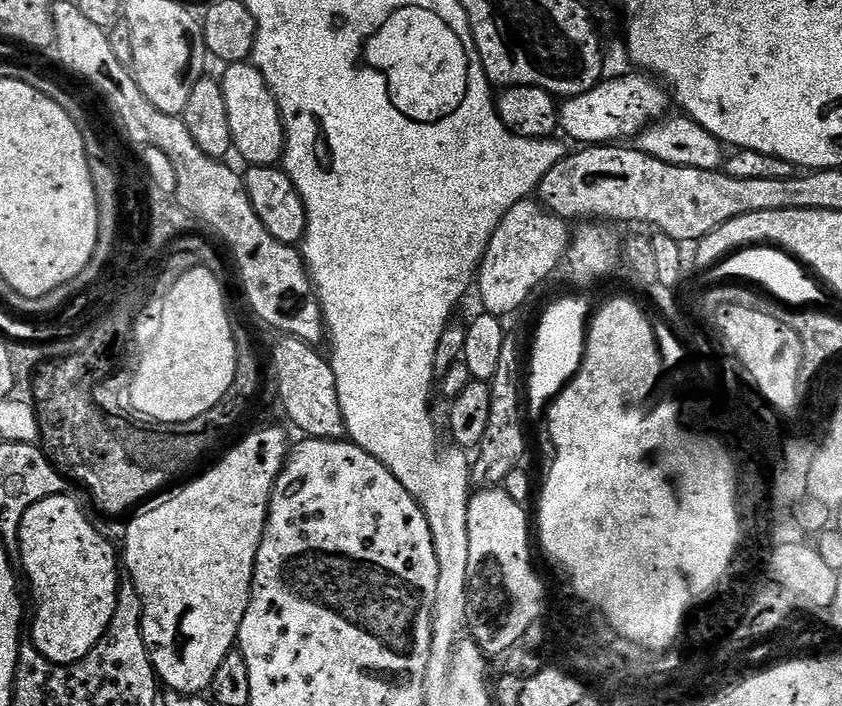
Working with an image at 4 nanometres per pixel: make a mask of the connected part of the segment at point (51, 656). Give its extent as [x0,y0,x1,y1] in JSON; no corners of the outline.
[19,494,122,664]

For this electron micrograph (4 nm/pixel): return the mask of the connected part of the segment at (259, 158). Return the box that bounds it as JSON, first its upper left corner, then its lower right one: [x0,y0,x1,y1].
[222,62,284,166]

